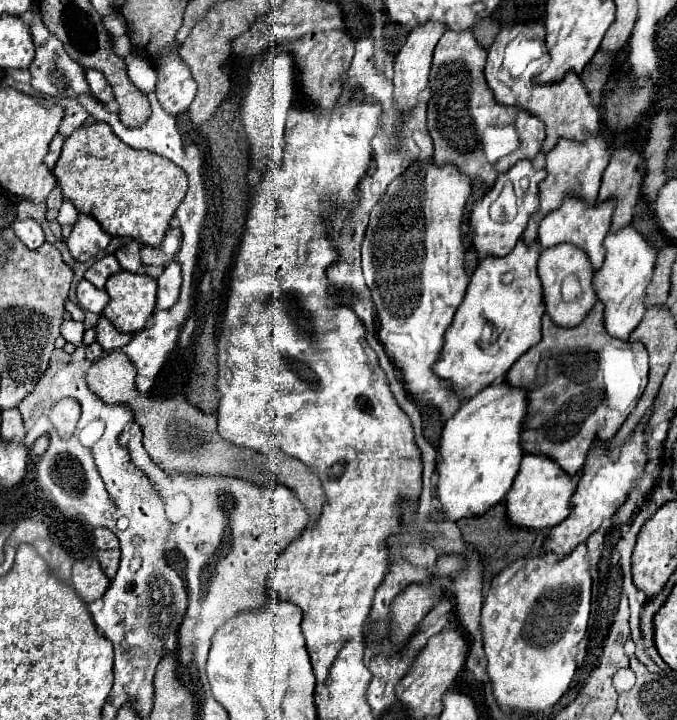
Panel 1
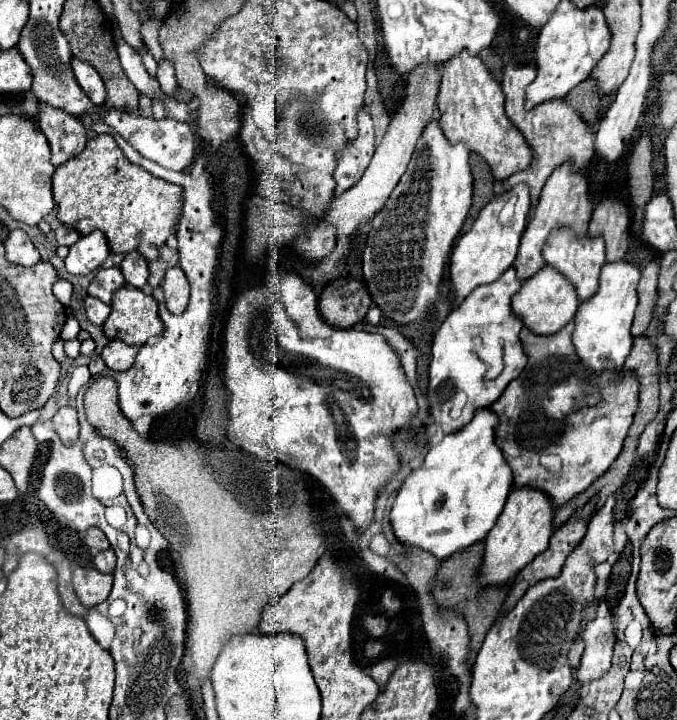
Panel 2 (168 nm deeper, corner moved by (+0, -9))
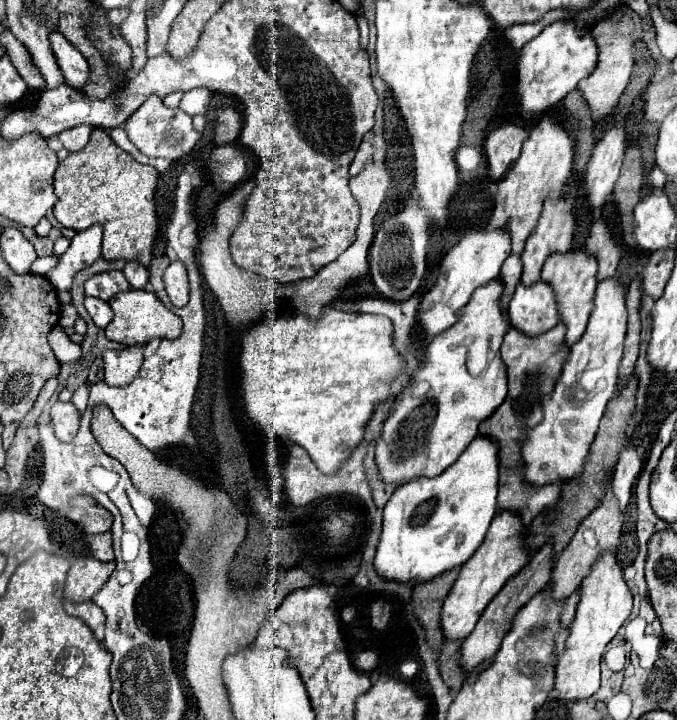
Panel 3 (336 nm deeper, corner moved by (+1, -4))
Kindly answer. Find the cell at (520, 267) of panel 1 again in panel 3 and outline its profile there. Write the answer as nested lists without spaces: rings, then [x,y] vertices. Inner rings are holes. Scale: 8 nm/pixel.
[[[500,278],[476,288],[470,302],[458,312],[456,324],[450,326],[448,330],[436,334],[428,342],[424,366],[418,370],[418,374],[414,378],[416,390],[418,390],[420,384],[428,384],[428,390],[422,398],[418,396],[418,400],[398,400],[396,398],[394,406],[392,406],[392,412],[384,422],[382,440],[376,446],[376,464],[380,468],[380,478],[384,482],[404,484],[404,482],[408,482],[410,478],[416,478],[416,476],[438,476],[452,462],[456,462],[456,458],[464,452],[468,442],[472,442],[472,438],[478,434],[478,424],[484,418],[488,418],[504,402],[504,396],[506,396],[506,390],[508,390],[506,388],[508,374],[506,374],[506,366],[502,364],[500,358],[490,362],[488,368],[476,378],[470,376],[470,372],[466,368],[466,361],[471,361],[473,357],[477,357],[477,345],[482,345],[482,341],[489,341],[490,348],[494,352],[500,350],[504,334],[510,328],[510,322],[506,320],[506,316],[502,314],[502,308],[500,308],[502,292],[504,292],[504,284],[502,284]]]

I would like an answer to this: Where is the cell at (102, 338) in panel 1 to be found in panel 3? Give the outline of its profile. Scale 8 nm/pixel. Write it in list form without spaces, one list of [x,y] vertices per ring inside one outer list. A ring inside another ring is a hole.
[[[134,344],[120,350],[106,350],[104,352],[104,382],[112,386],[130,384],[136,372],[144,362],[144,346]]]

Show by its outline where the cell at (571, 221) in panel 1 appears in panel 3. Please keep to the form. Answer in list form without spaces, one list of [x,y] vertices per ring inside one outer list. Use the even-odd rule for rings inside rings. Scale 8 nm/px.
[[[574,248],[574,250],[568,250],[564,254],[560,252],[554,252],[546,258],[544,262],[544,268],[542,268],[542,280],[552,284],[556,296],[558,296],[558,310],[560,310],[560,316],[562,316],[562,322],[566,324],[568,332],[566,332],[566,344],[574,344],[586,324],[588,324],[588,316],[594,308],[594,290],[596,290],[596,270],[598,270],[598,260],[588,254],[584,248]]]

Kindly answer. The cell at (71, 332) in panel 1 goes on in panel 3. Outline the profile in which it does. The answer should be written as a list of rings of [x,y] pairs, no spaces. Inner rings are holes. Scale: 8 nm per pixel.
[[[84,382],[84,384],[80,384],[80,386],[74,390],[74,394],[72,394],[72,404],[74,404],[80,412],[84,412],[84,408],[86,408],[88,392],[90,392],[90,382]]]

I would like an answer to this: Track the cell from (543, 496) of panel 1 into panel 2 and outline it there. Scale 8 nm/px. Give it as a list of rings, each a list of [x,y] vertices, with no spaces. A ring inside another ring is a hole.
[[[517,489],[509,493],[503,513],[485,537],[485,557],[477,571],[481,587],[509,583],[511,577],[549,547],[549,537],[553,535],[553,513],[555,509],[549,507],[549,497],[545,497],[539,489]]]

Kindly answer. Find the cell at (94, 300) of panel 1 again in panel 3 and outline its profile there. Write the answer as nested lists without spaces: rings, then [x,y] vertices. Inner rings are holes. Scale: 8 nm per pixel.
[[[86,296],[86,298],[84,298],[84,306],[86,306],[90,318],[94,320],[94,324],[96,324],[98,328],[106,328],[108,322],[112,320],[112,316],[114,316],[110,304],[104,302],[104,300],[100,300],[100,298]]]

